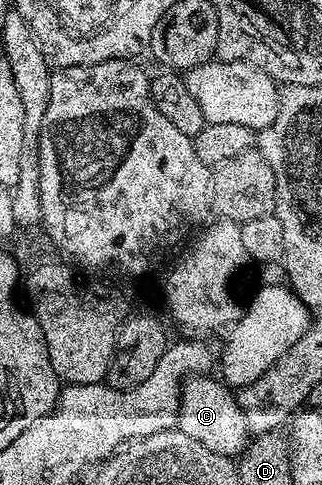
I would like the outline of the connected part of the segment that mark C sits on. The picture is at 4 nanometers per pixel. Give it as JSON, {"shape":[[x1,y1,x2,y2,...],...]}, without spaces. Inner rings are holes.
{"shape":[[193,375,182,384,177,428,191,435,191,439,203,443,207,451,215,451,215,455,237,459,251,440,249,424,245,413,239,407,234,390,226,385,224,380,214,377]]}

